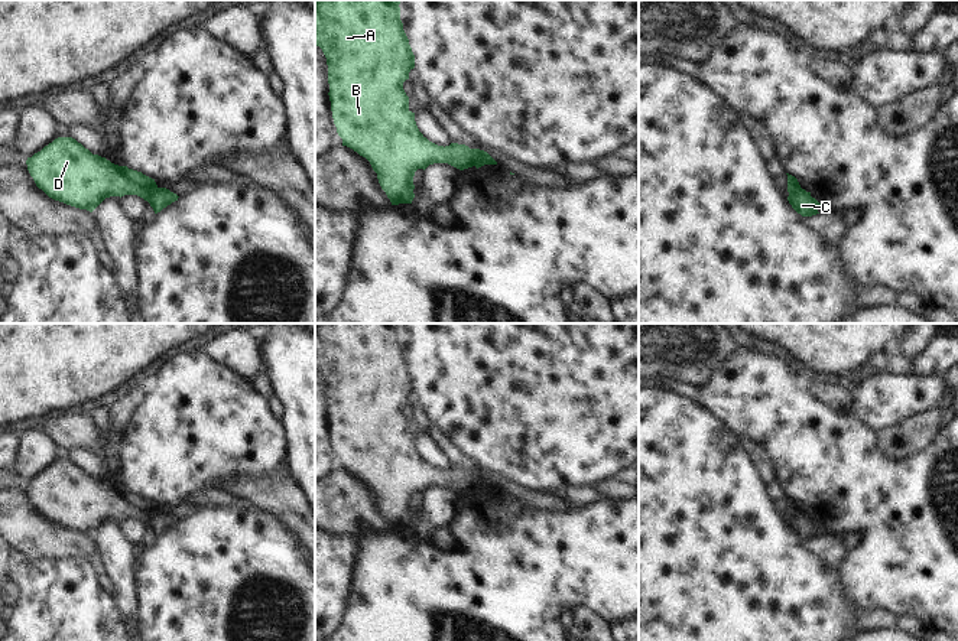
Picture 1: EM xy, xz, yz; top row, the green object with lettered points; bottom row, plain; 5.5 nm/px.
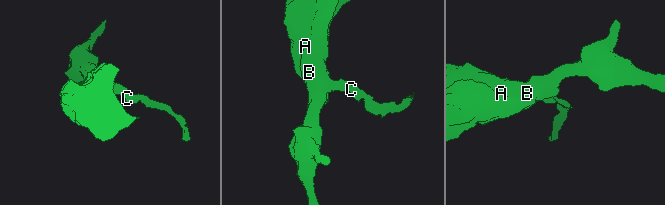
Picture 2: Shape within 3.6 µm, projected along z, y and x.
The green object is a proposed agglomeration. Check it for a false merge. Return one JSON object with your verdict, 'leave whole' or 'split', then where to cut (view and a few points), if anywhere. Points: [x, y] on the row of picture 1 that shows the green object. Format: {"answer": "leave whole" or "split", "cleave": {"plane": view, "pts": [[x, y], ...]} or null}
{"answer": "split", "cleave": {"plane": "xz", "pts": [[481, 150], [473, 165]]}}

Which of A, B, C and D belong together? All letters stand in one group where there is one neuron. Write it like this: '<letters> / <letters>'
A B D / C

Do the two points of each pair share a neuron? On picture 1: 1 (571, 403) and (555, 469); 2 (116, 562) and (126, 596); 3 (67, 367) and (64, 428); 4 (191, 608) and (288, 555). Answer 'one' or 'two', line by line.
1: one
2: one
3: two
4: one

